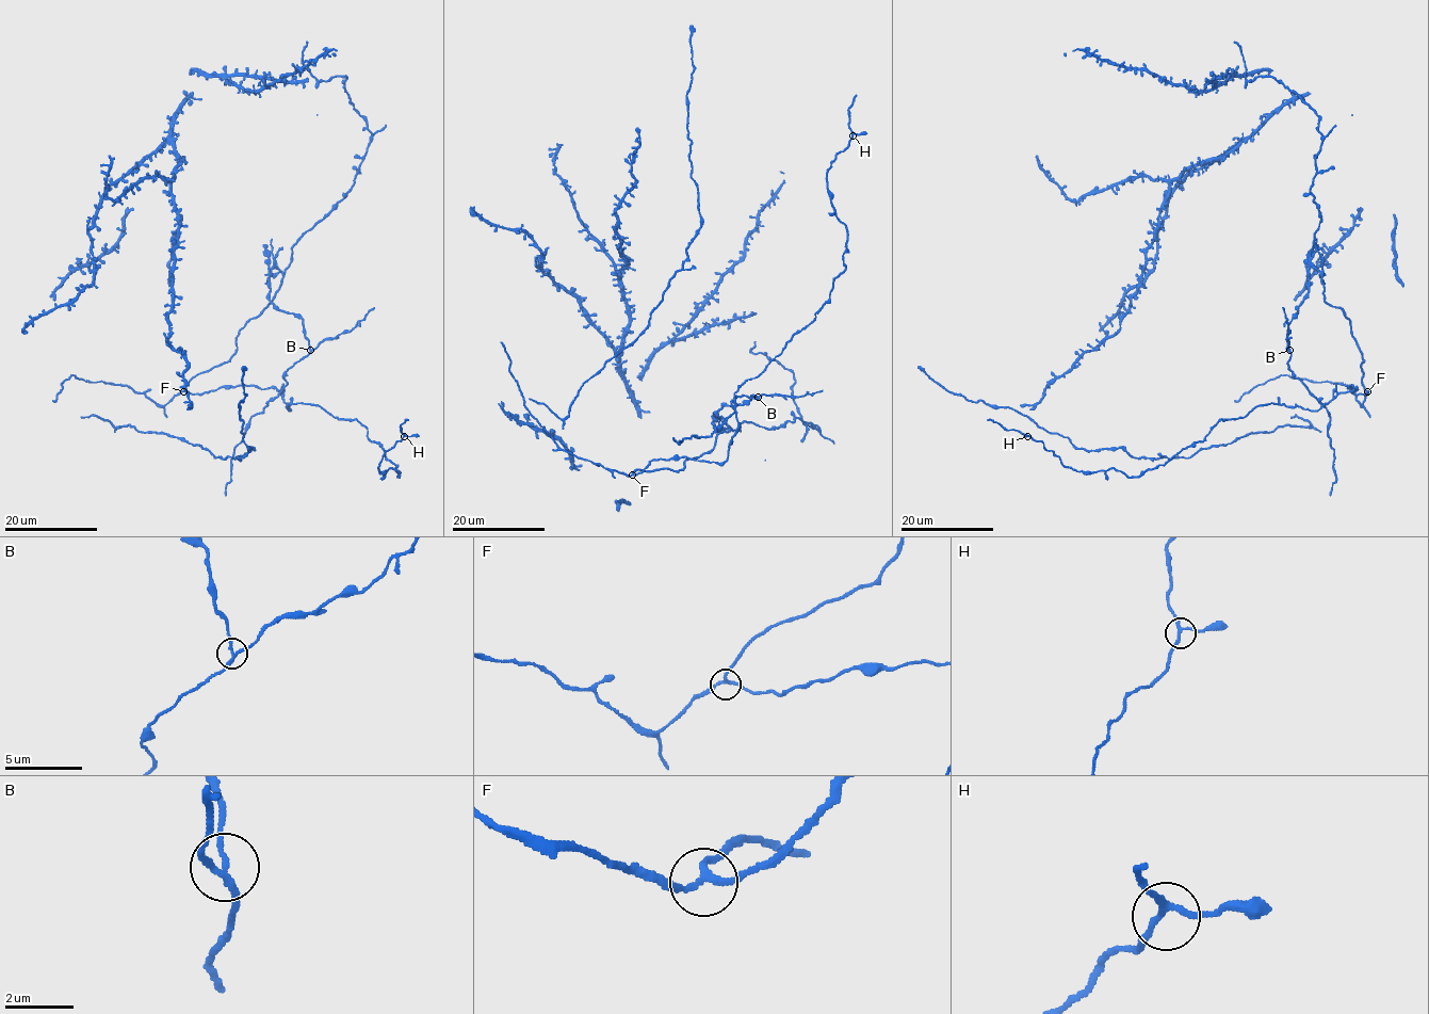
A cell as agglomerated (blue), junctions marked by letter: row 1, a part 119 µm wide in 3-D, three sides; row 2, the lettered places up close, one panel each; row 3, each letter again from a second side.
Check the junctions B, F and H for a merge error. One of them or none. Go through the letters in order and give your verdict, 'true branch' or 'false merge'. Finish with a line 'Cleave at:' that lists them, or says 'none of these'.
B: false merge
F: true branch
H: true branch
Cleave at: B

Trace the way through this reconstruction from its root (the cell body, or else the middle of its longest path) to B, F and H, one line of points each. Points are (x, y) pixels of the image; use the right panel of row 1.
B: (1245, 67), (1248, 80), (1271, 76), (1293, 91), (1321, 135), (1311, 188), (1321, 271), (1310, 269), (1289, 350)
F: (1245, 67), (1248, 80), (1279, 80), (1318, 117), (1314, 244), (1325, 300), (1350, 321), (1367, 391)
H: (1245, 67), (1318, 117), (1314, 244), (1367, 391), (1257, 405), (1136, 477), (1072, 470), (1027, 436)

